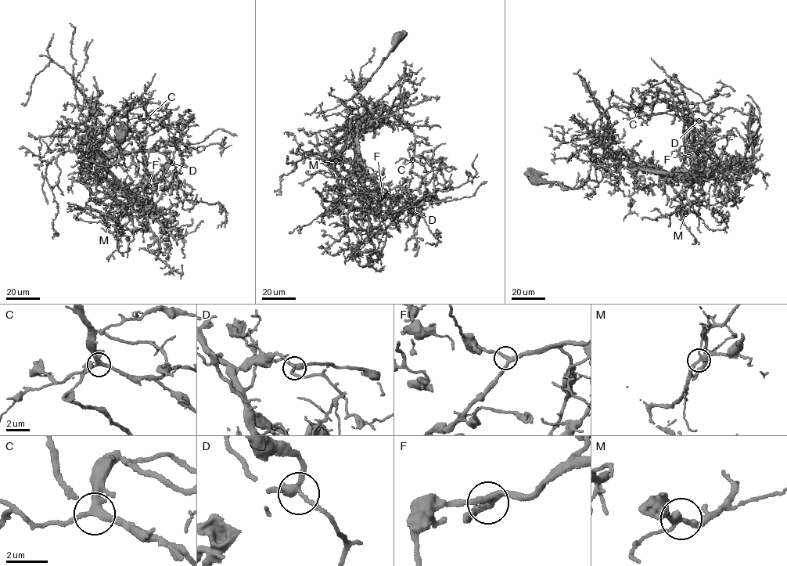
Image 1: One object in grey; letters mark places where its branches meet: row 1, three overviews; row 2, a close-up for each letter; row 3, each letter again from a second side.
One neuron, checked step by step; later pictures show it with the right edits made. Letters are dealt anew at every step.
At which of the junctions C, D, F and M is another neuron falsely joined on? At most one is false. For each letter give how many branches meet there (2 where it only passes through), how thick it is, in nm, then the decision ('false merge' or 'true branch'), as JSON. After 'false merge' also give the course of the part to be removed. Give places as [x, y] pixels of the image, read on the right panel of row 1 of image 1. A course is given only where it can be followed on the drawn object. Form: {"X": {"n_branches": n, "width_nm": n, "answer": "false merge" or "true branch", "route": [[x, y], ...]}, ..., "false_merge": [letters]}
{"C": {"n_branches": 3, "width_nm": 280, "answer": "true branch"}, "D": {"n_branches": 3, "width_nm": 280, "answer": "true branch"}, "F": {"n_branches": 3, "width_nm": 280, "answer": "true branch"}, "M": {"n_branches": 3, "width_nm": 280, "answer": "true branch"}, "false_merge": []}

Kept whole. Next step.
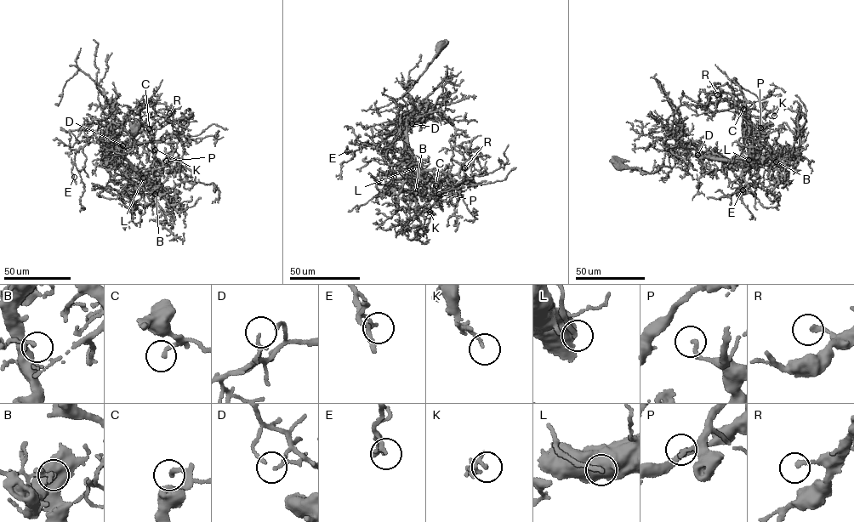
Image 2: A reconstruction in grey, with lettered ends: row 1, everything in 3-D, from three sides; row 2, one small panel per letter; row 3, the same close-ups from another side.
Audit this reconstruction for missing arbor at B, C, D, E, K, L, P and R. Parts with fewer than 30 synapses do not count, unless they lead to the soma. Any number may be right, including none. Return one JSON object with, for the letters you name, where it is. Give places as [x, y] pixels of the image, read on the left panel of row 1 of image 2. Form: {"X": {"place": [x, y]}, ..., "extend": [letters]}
{"extend": []}

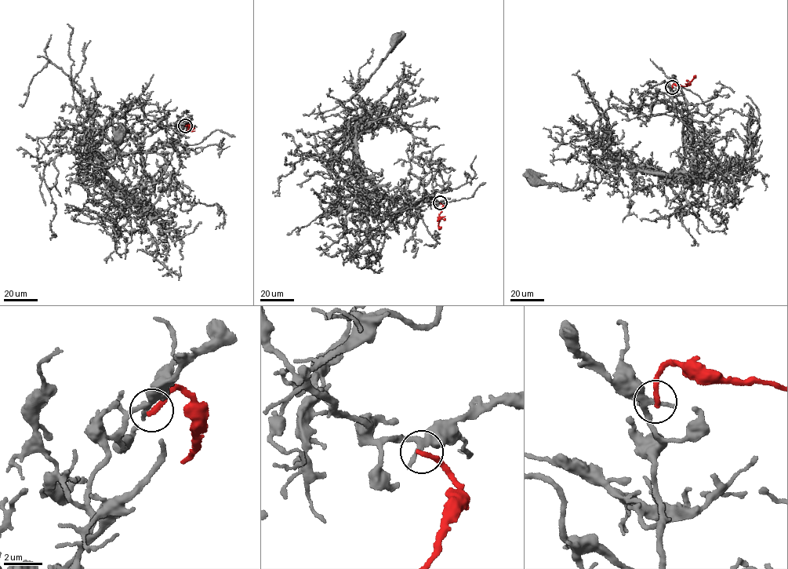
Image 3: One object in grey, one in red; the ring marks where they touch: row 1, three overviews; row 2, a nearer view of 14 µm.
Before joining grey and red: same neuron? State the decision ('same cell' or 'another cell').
another cell

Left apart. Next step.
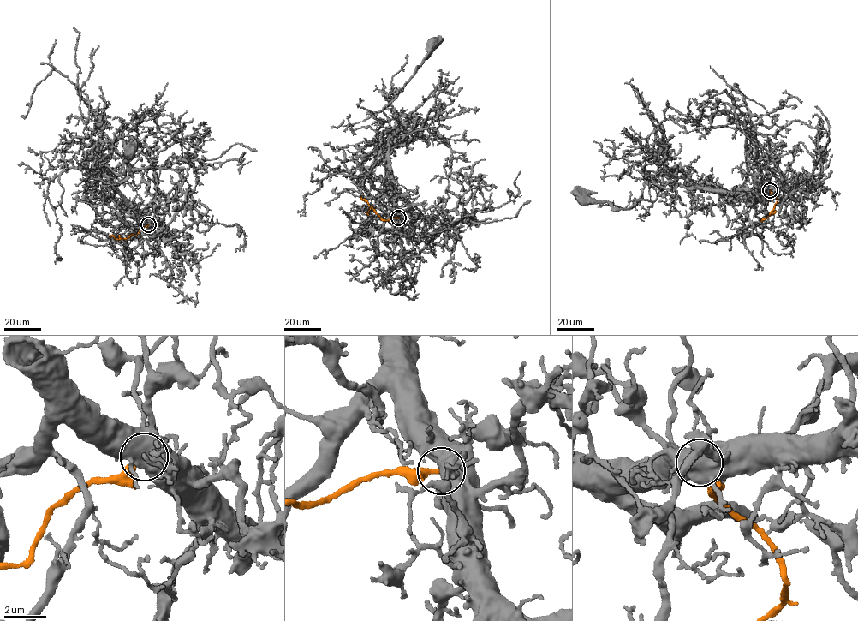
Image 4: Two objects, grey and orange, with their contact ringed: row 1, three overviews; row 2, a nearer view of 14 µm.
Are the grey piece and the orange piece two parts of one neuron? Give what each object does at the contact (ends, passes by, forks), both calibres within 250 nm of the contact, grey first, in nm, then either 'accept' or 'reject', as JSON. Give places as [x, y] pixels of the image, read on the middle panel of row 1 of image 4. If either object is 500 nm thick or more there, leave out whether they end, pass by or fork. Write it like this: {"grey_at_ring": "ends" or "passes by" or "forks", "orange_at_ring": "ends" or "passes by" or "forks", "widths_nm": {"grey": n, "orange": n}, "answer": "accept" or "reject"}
{"widths_nm": {"grey": 550, "orange": 280}, "answer": "reject"}

